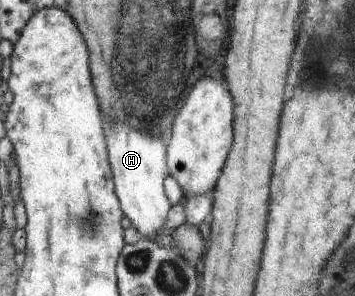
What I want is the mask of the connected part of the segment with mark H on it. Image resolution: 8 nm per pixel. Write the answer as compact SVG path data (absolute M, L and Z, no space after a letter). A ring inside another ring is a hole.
M103 121L103 133L107 139L114 190L121 204L121 211L131 221L131 227L139 231L143 239L157 243L160 233L166 233L165 221L172 206L163 189L163 180L168 176L166 143L158 135L137 131L129 123L121 121L115 123Z

